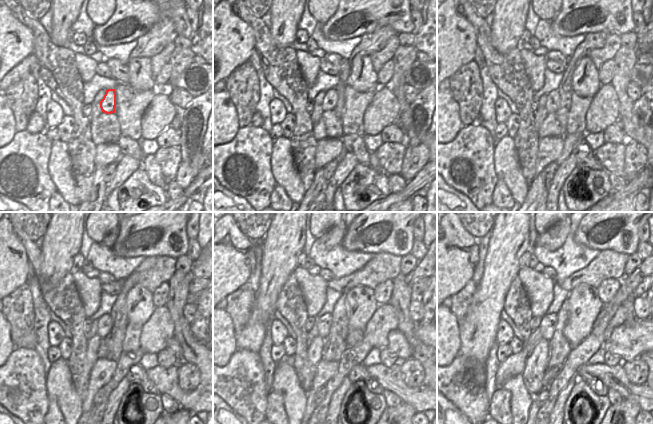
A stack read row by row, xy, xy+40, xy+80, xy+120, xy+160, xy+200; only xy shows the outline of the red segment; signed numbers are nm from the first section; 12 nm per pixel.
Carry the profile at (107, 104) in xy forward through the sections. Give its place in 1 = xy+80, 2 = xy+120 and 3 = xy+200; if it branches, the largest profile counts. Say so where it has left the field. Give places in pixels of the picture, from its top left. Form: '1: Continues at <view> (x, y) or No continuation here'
1: Continues at xy+80 (553, 98)
2: Continues at xy+120 (104, 322)
3: Continues at xy+200 (547, 325)

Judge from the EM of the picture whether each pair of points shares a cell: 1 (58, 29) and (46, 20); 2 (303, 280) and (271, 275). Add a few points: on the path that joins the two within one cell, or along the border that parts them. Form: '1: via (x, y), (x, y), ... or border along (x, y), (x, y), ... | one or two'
1: border along (52, 10), (52, 29), (49, 34) | two
2: border along (297, 267), (292, 272) | two

